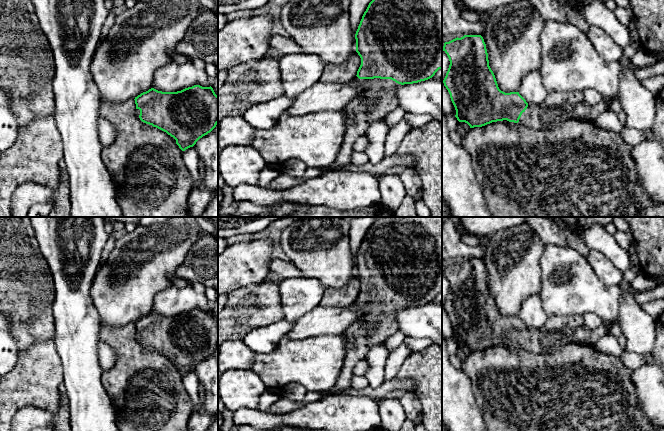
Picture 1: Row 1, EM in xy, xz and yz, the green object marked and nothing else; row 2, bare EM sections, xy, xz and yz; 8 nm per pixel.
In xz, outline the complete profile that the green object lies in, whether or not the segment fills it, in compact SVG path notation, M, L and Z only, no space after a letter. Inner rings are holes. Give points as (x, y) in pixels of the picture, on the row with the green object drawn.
M372 0L362 16L355 39L361 65L354 81L364 90L343 109L346 114L345 137L336 160L323 168L325 172L350 164L354 142L365 136L371 124L383 120L399 106L394 92L397 87L428 80L442 69L442 0Z

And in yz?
M464 35L445 42L443 51L450 65L443 80L455 107L455 117L470 128L482 127L492 122L507 120L531 129L548 130L561 126L572 118L575 107L584 101L582 91L550 92L541 104L527 103L519 92L505 93L498 87L495 75L489 66L486 44L481 35Z

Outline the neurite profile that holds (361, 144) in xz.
M362 136L354 142L353 150L356 152L365 152L369 146L369 140L366 136Z

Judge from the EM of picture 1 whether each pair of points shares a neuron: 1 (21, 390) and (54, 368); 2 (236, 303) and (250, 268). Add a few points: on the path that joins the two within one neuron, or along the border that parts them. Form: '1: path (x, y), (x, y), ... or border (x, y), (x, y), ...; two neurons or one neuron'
1: path (29, 383), (46, 368); one neuron
2: border (263, 281), (257, 284), (247, 284), (228, 294); two neurons

